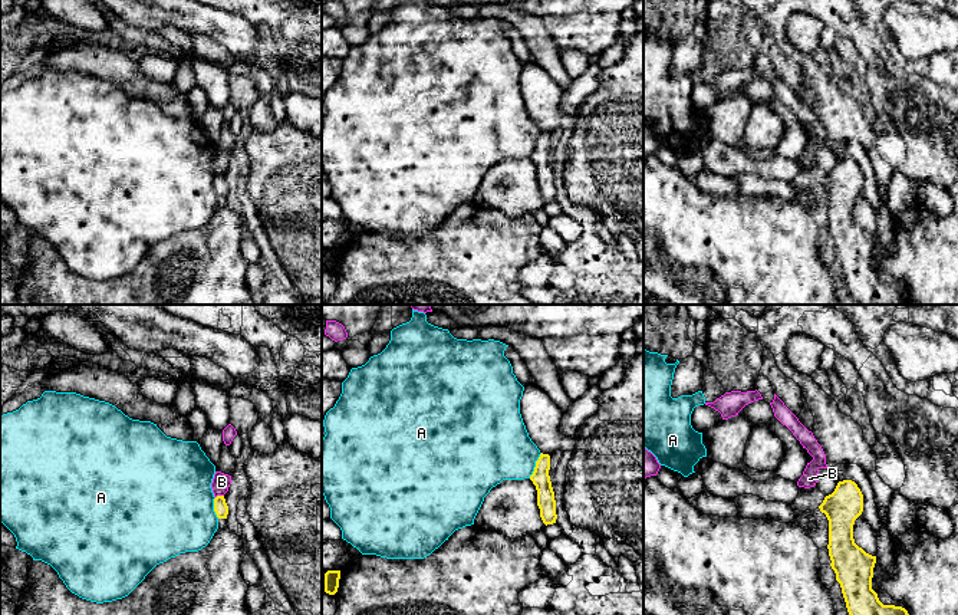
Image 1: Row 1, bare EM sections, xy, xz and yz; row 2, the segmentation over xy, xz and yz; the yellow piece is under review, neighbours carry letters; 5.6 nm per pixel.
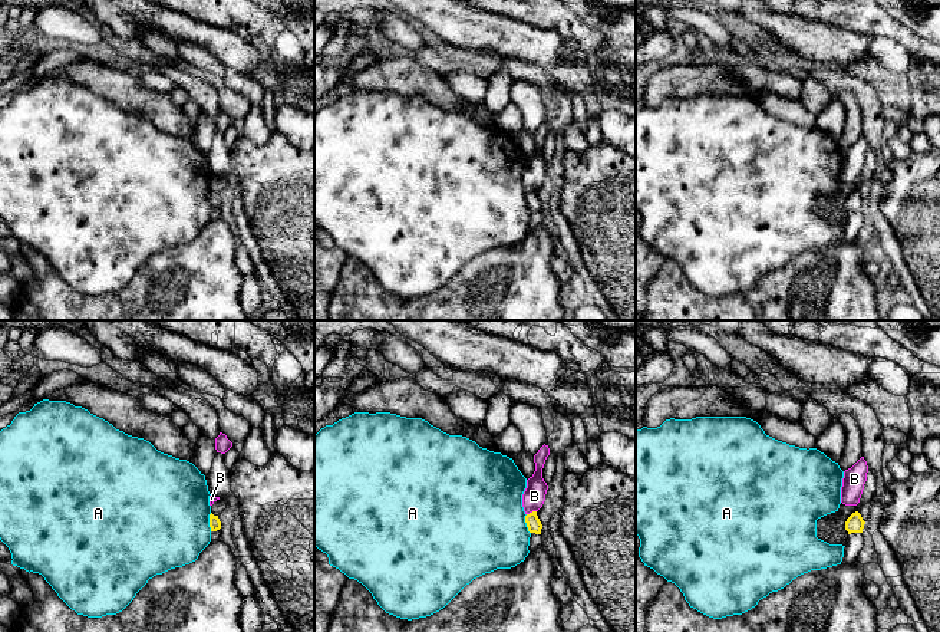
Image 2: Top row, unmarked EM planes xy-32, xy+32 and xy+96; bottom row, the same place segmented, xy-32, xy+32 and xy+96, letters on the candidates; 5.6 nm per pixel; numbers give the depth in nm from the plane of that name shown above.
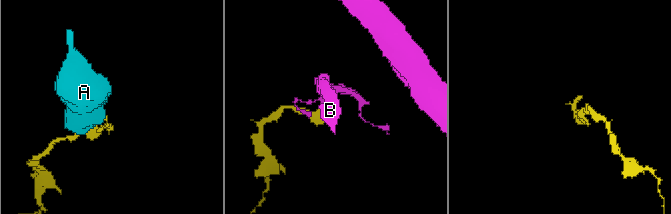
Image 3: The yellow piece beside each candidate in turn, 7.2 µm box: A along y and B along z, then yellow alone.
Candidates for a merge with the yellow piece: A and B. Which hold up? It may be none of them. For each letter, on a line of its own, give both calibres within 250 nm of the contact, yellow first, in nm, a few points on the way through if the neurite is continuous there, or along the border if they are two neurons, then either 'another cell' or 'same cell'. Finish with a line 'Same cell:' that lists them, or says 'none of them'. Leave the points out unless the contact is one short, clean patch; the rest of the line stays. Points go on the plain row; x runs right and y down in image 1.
A: 100/380 nm | another cell
B: 80/100 nm | along xy (223, 173), (216, 176) | another cell
Same cell: none of them

